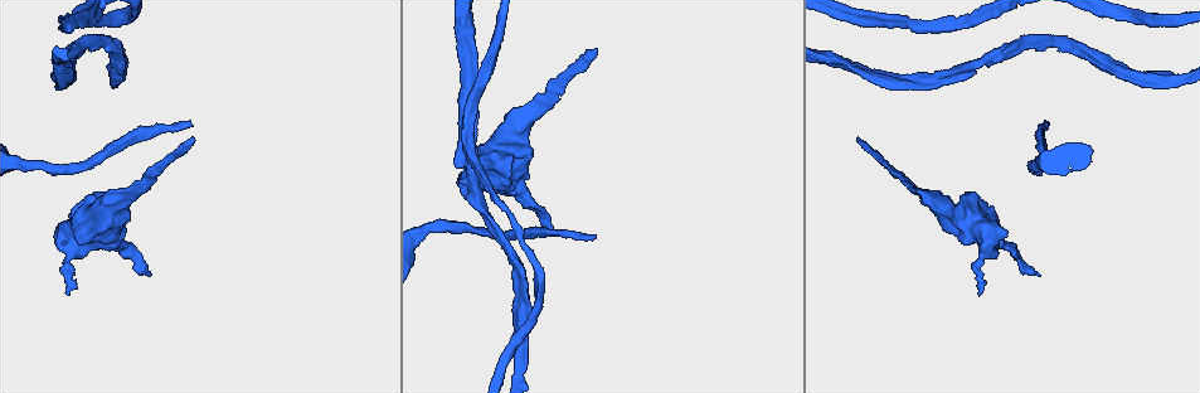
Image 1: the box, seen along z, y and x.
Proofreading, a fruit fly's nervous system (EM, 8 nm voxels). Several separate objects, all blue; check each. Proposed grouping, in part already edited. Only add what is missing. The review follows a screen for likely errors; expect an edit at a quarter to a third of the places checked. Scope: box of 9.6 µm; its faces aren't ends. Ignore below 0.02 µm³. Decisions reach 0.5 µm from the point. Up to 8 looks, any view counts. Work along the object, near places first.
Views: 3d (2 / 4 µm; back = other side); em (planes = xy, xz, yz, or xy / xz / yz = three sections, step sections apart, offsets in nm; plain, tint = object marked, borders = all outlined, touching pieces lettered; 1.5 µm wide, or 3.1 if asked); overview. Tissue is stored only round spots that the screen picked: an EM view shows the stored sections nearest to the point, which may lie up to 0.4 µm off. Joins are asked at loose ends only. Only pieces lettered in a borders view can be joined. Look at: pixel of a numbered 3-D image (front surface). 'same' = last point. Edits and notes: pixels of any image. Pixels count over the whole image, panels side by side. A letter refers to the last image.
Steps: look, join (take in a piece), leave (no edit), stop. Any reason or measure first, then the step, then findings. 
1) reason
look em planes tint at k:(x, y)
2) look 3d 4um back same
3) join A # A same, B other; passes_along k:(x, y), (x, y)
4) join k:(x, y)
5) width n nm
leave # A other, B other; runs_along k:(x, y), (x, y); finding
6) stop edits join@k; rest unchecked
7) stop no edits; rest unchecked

branch stops here
look 3d 2um at 1:(979, 293)

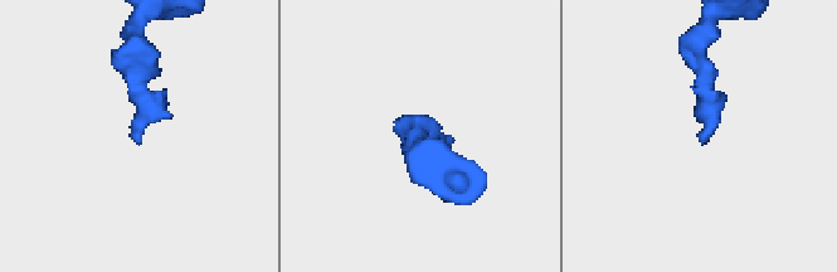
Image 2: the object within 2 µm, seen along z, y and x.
now the EM
look em xz step 4 borders at 2:(701, 142)

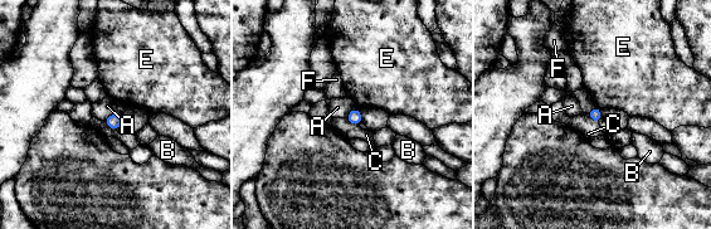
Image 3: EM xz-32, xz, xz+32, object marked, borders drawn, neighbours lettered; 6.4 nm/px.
look em planes borders same

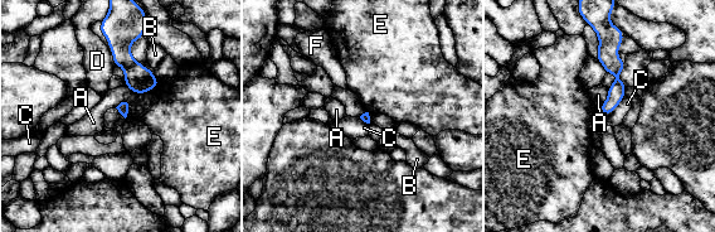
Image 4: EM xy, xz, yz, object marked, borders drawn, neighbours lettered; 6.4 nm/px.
leave # A other, B other, C other, D other, E other, F other; runs_along 4:(611, 39), (617, 91), (606, 111); none of them fits

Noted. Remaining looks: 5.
an open end
look 3d 2um at 1:(458, 166)

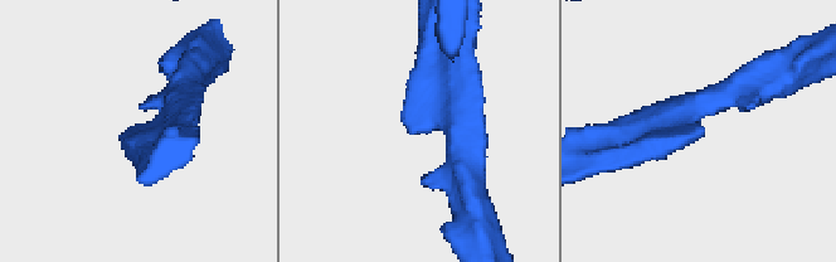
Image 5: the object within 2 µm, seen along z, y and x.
shape alone is not enough
look em planes tint at 5:(412, 128)

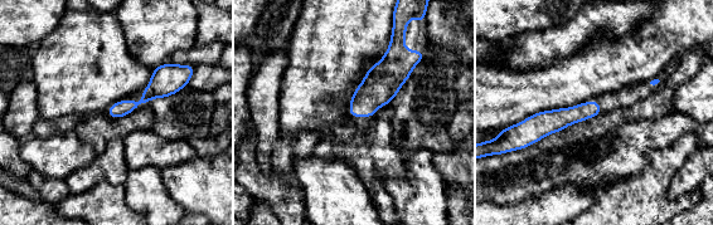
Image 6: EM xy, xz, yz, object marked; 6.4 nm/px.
look em planes borders same

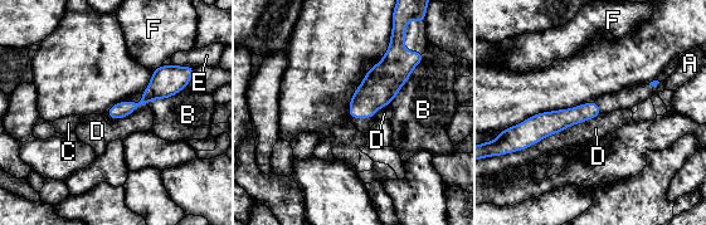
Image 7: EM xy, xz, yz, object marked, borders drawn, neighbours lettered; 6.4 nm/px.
leave # A other, B other, C other, D other, E other, F other; runs_along 7:(597, 108), (535, 128), (522, 128); no lettered piece goes on from it

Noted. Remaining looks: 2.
free end
look 3d 2um at 1:(858, 139)

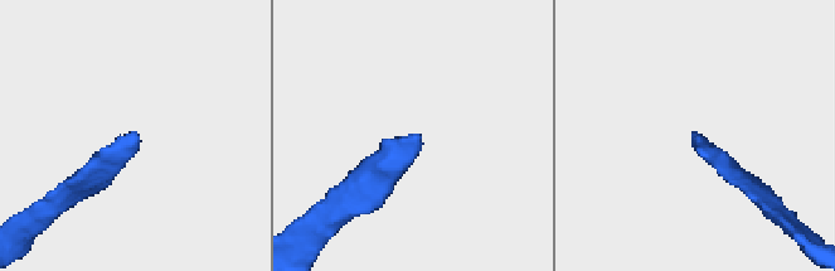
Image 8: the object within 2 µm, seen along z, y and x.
need the tissue
look em planes borders at 8:(132, 136)

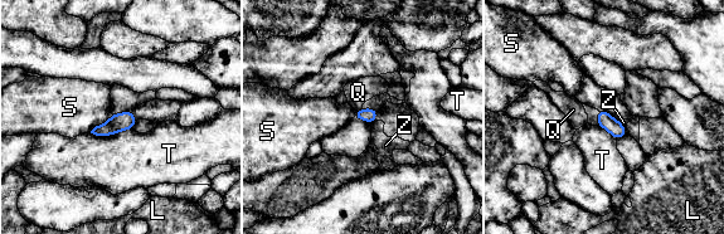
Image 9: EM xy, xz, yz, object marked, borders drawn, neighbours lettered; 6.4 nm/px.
join 9:(358, 92) # L other, Q same, S other, T other, Z other; passes_along 9:(369, 115), (358, 111), (358, 92); the neuron continues

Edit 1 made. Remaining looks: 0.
stop edits join@9; rest unchecked

